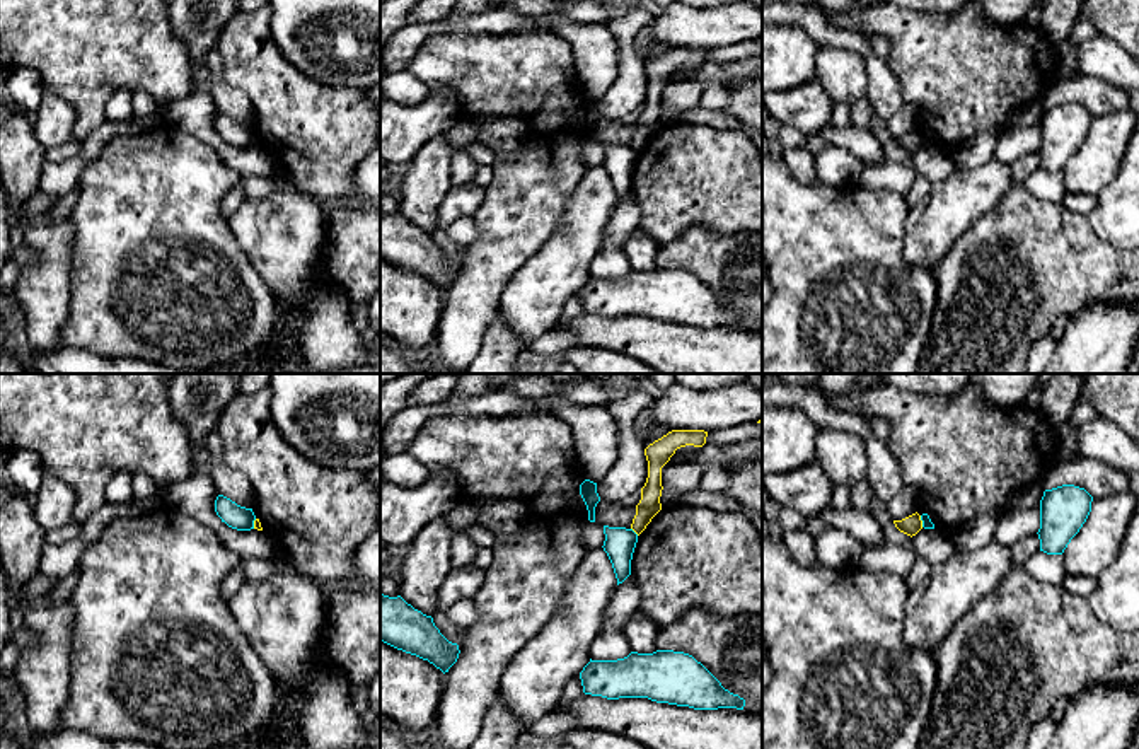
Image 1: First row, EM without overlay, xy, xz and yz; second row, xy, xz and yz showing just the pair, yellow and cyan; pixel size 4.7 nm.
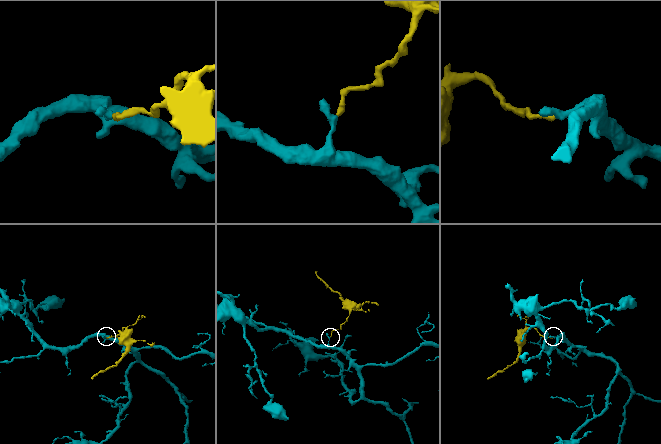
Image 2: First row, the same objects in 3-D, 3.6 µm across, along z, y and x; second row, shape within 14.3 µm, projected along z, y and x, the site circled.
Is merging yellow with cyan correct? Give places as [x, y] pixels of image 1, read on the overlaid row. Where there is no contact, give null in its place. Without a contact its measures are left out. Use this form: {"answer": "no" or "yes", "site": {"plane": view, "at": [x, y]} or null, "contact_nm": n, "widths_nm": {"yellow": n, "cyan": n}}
{"answer": "no", "site": {"plane": "xz", "at": [635, 531]}, "contact_nm": 50, "widths_nm": {"yellow": 100, "cyan": 150}}

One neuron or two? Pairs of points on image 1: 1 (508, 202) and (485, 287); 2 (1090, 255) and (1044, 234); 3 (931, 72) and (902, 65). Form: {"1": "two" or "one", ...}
{"1": "one", "2": "one", "3": "one"}

